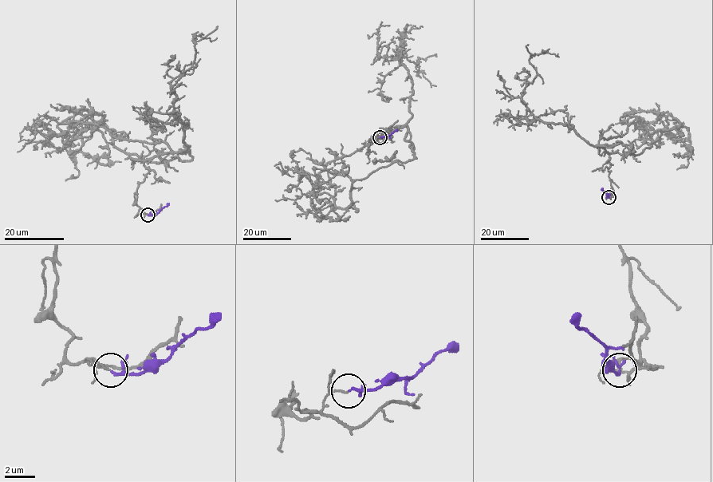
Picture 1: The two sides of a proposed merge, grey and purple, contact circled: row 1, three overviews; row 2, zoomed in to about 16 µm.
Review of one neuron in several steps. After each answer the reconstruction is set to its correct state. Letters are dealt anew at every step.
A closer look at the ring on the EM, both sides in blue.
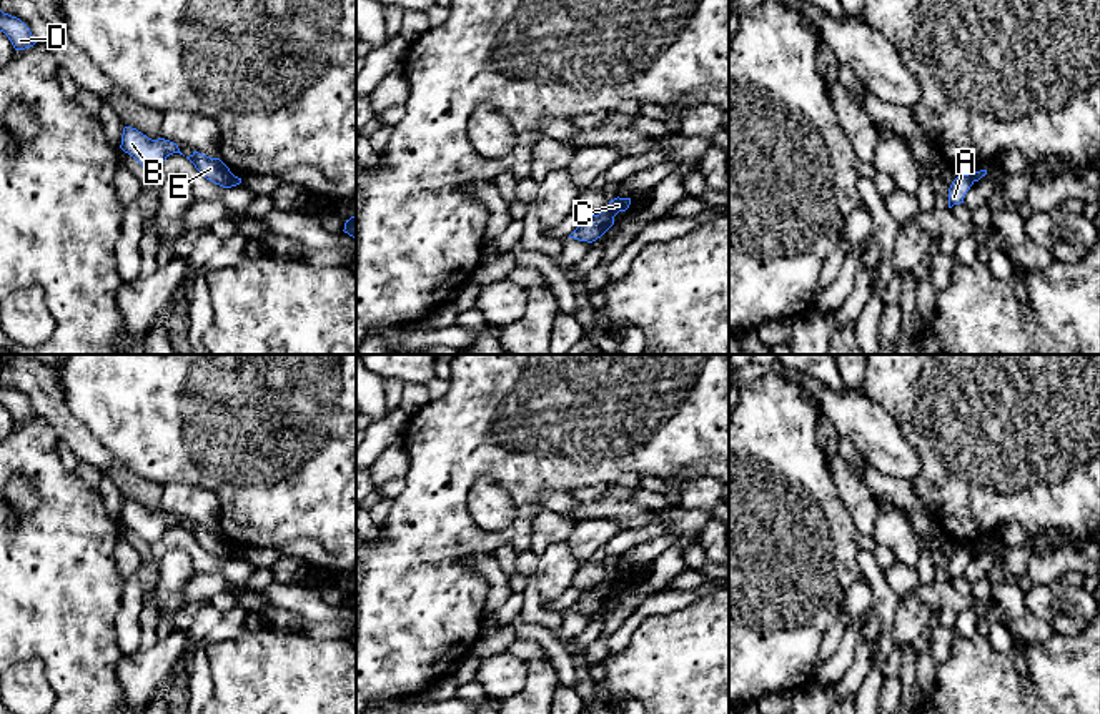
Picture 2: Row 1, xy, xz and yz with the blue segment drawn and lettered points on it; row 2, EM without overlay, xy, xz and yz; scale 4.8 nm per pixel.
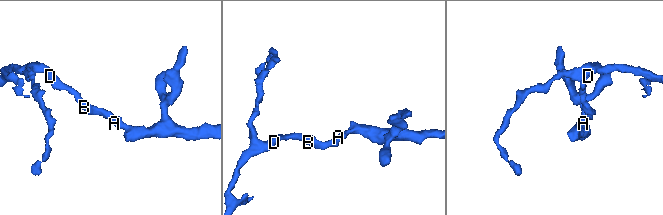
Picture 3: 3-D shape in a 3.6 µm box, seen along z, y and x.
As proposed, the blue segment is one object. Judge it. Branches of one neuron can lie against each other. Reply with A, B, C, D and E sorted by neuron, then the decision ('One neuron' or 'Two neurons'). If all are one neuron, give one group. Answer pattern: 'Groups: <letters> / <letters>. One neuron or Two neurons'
Groups: A C / B D E. Two neurons

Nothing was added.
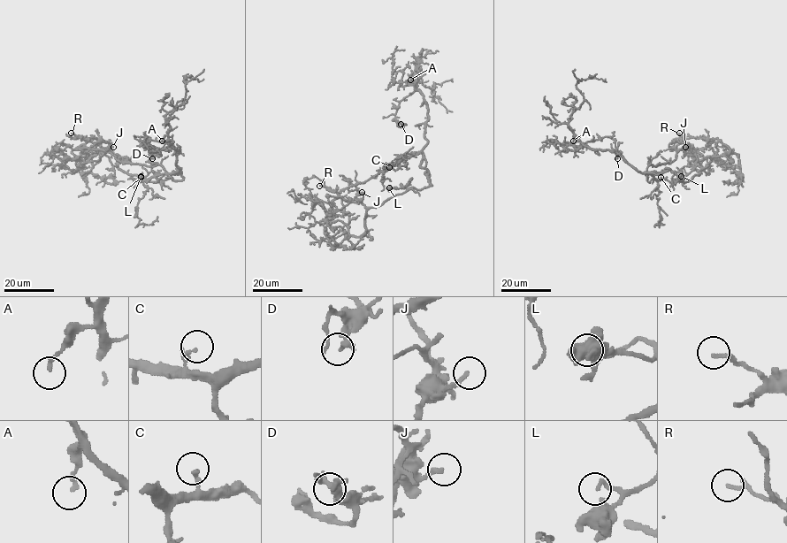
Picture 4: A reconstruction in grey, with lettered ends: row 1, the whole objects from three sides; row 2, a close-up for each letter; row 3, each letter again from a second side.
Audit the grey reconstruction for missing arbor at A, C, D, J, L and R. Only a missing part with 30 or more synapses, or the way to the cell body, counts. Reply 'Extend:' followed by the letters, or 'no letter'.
Extend: no letter

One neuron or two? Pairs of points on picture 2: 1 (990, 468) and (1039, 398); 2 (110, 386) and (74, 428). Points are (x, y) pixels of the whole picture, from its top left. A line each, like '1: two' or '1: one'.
1: one
2: two

